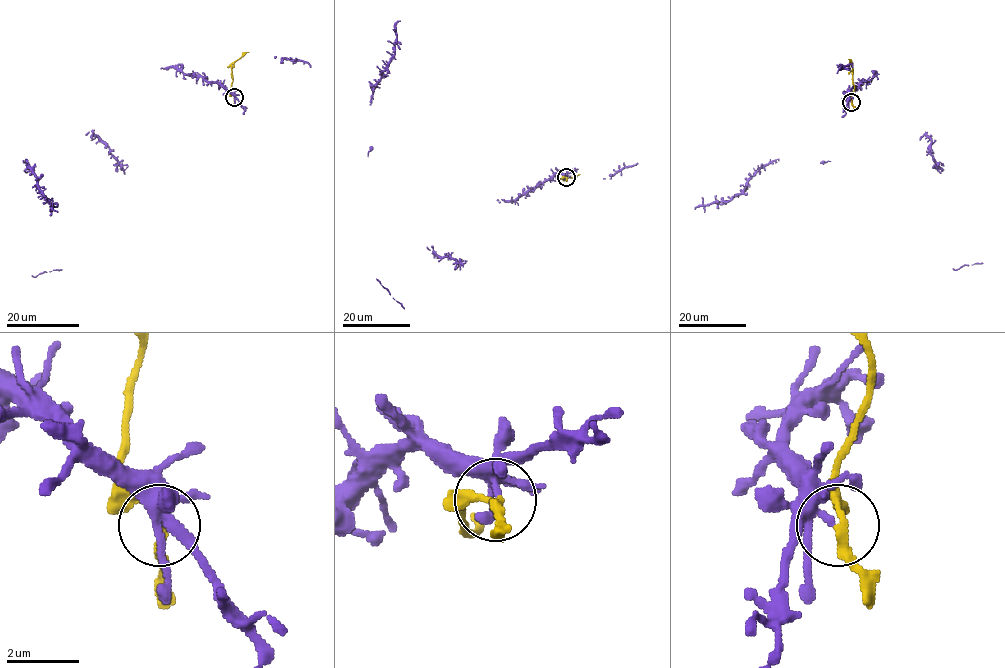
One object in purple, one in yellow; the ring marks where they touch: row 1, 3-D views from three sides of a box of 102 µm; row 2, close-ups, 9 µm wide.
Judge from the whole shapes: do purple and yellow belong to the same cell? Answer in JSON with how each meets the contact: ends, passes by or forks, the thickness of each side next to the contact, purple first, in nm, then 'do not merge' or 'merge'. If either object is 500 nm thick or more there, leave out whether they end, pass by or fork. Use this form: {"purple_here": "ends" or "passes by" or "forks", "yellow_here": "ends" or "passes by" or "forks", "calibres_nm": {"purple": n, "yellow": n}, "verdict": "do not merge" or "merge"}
{"purple_here": "forks", "yellow_here": "passes by", "calibres_nm": {"purple": 190, "yellow": 220}, "verdict": "do not merge"}

